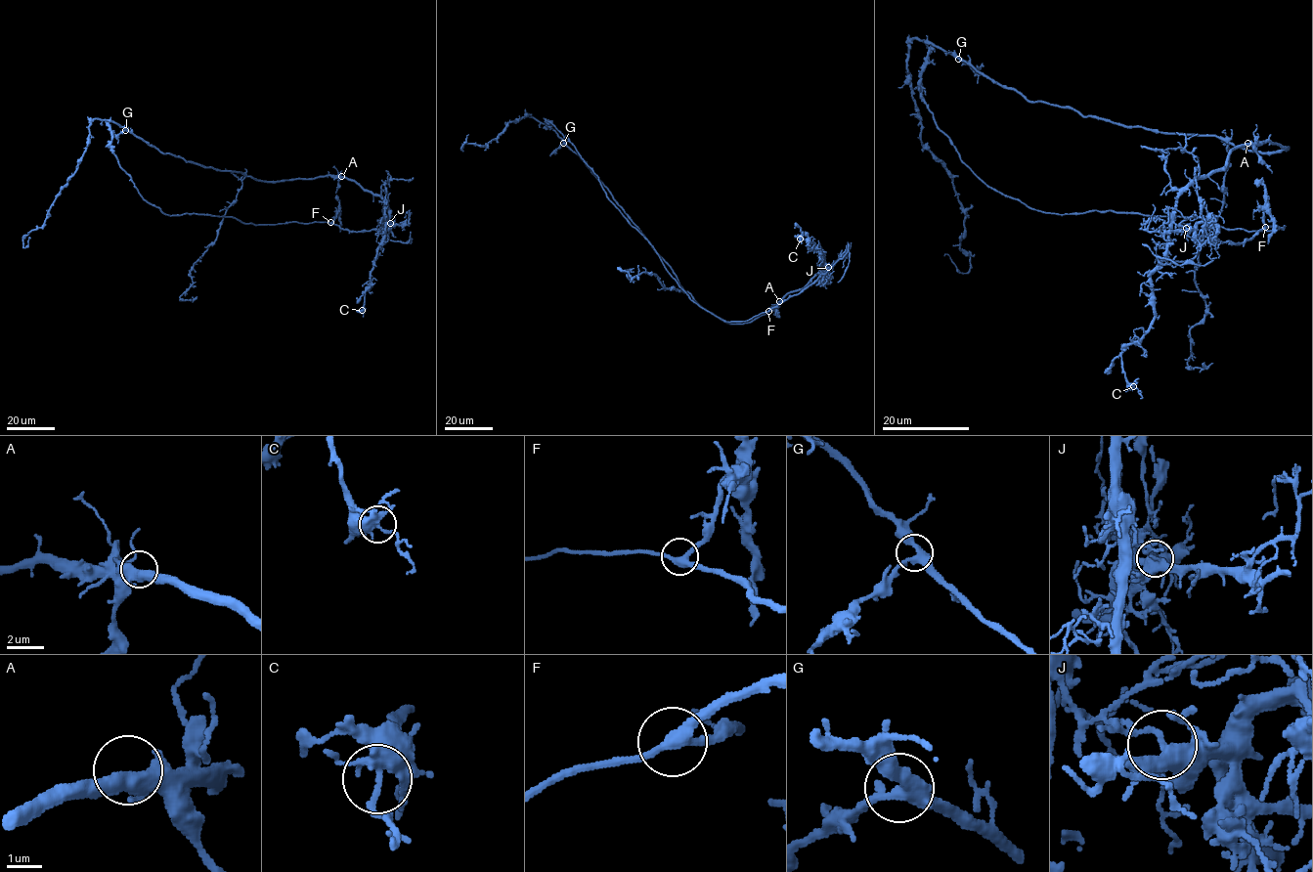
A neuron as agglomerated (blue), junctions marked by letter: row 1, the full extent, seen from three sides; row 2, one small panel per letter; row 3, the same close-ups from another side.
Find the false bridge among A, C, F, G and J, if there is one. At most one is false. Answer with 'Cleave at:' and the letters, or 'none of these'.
Cleave at: J

